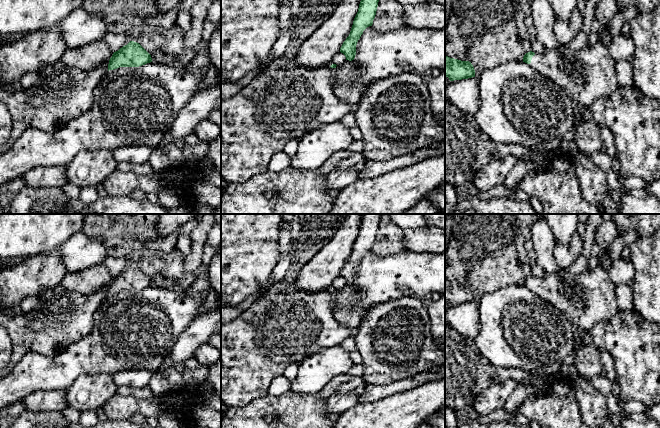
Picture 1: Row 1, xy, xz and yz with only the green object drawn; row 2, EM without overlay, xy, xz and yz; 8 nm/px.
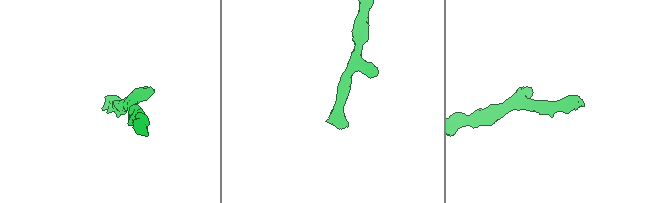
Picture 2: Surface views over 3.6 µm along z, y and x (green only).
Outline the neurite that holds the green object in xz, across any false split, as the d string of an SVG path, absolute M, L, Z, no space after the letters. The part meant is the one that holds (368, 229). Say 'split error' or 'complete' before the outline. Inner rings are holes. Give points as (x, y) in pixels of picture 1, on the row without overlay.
complete | M361 214L361 225L354 242L349 260L343 266L340 276L346 284L352 285L356 279L356 269L363 255L372 250L376 239L381 214Z

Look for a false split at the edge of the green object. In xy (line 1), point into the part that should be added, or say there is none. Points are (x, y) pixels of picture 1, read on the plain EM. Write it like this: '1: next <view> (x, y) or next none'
1: next none

